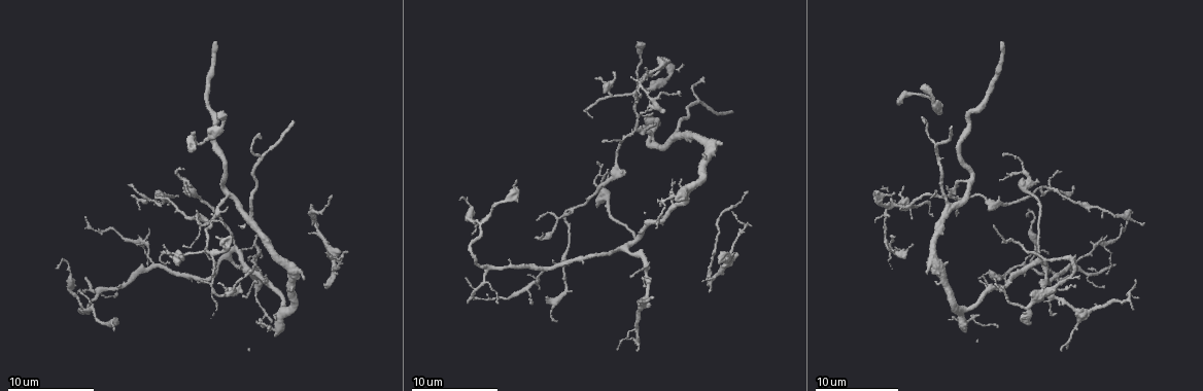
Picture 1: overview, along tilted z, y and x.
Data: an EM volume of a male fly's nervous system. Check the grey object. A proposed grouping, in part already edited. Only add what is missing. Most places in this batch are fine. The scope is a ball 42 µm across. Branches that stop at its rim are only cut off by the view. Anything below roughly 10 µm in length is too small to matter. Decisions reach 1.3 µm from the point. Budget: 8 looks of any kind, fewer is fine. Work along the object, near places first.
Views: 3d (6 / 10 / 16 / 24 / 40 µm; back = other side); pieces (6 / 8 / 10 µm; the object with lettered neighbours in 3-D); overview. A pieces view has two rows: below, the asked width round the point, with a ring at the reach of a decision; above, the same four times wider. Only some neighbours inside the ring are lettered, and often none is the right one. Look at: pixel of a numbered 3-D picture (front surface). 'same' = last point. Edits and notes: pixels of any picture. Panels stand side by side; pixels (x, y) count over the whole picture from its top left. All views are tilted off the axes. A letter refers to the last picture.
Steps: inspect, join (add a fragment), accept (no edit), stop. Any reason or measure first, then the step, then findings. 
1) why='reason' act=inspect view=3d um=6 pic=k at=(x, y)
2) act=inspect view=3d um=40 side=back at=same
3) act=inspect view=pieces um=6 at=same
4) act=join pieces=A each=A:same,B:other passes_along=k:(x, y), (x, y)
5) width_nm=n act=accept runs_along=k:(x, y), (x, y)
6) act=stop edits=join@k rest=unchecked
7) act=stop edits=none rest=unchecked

why='long arm stops here' act=inspect view=pieces um=6 pic=1 at=(555, 322)

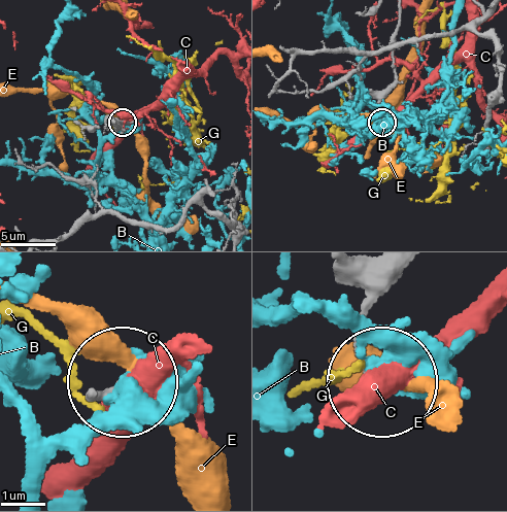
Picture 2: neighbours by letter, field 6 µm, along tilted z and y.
act=accept each=B:other,C:other,E:other,G:other found='none of them fits'

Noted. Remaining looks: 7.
act=inspect view=3d um=6 pic=1 at=(130, 194)

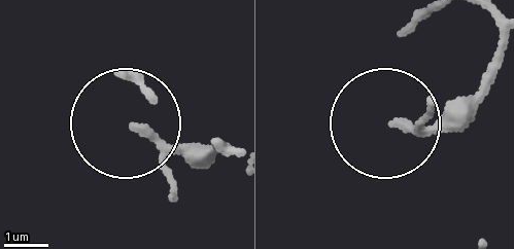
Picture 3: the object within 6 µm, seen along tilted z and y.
why='what lies round it' act=inspect view=pieces um=10 pic=3 at=(395, 124)

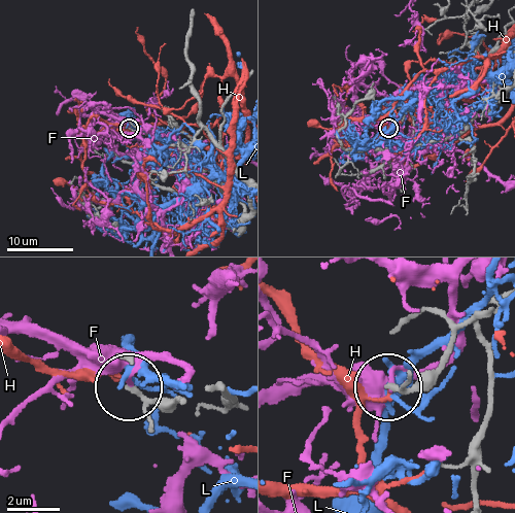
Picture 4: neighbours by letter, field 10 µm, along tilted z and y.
width_nm=180 act=accept each=F:other,H:other,L:other runs_along=4:(185, 402), (142, 400), (132, 389) found='no lettered fragment goes on from it'

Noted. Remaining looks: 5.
why='an open end' act=inspect view=pieces um=6 pic=1 at=(1074, 287)

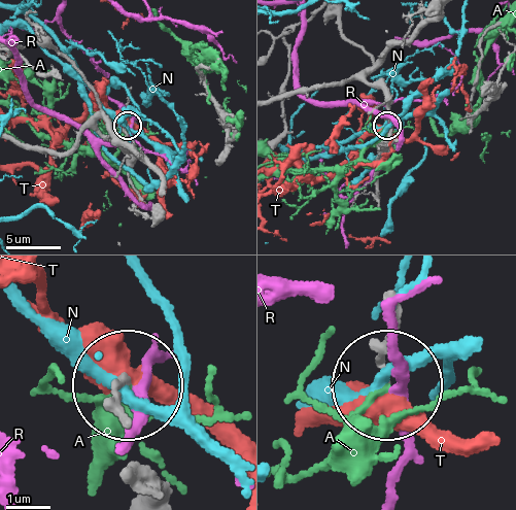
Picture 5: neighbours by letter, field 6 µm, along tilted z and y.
width_nm=150 act=accept each=A:other,N:other,R:other,T:other runs_along=5:(392, 297), (386, 378) found='none of them fits'

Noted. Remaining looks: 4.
why='end of a long branch' act=inspect view=pieces um=6 pic=1 at=(1003, 153)

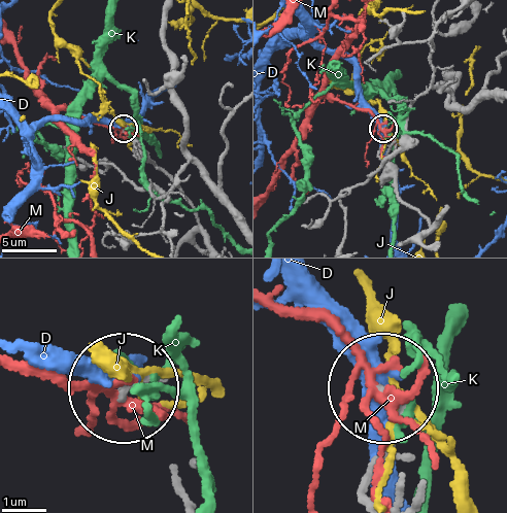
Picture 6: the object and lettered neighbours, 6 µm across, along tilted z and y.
width_nm=160 act=accept each=D:other,J:other,K:other,M:other runs_along=6:(444, 213), (431, 225), (400, 200), (378, 154), (383, 131) found='none of them fits'

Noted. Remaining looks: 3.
act=stop edits=none rest=unchecked

